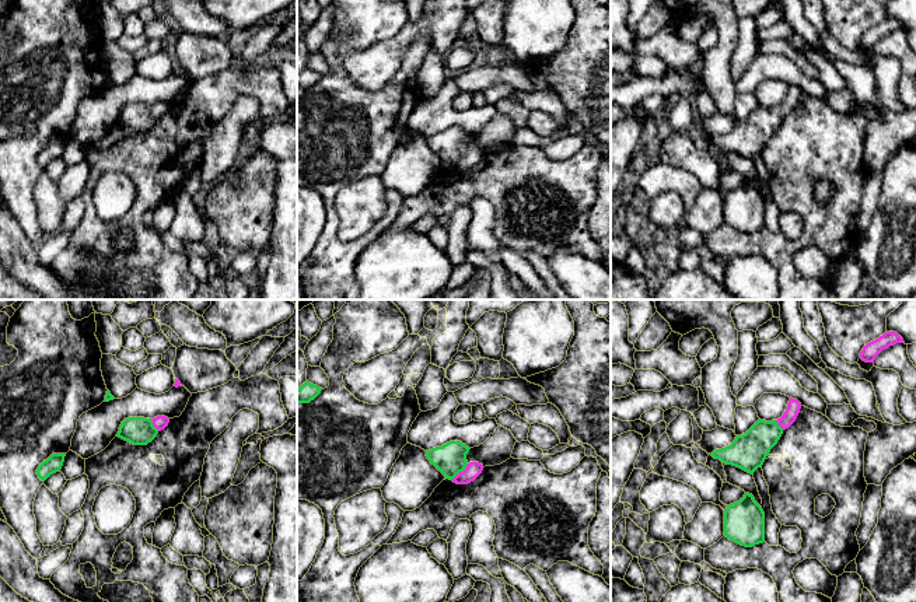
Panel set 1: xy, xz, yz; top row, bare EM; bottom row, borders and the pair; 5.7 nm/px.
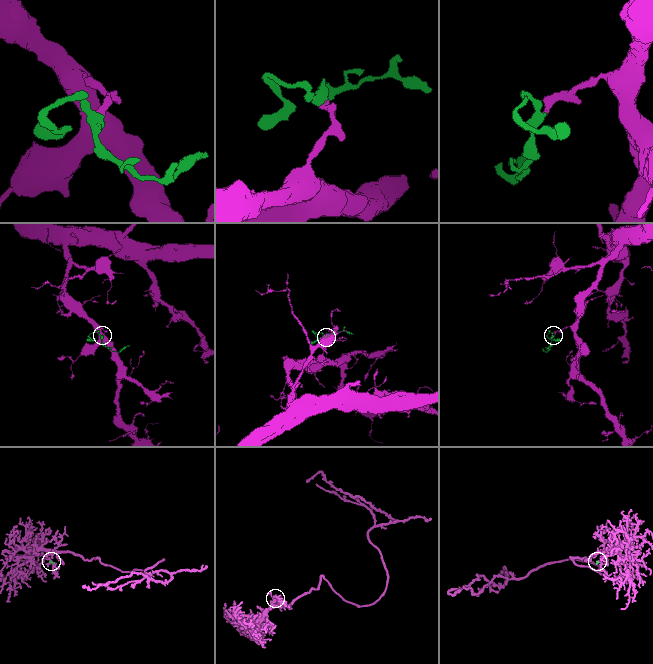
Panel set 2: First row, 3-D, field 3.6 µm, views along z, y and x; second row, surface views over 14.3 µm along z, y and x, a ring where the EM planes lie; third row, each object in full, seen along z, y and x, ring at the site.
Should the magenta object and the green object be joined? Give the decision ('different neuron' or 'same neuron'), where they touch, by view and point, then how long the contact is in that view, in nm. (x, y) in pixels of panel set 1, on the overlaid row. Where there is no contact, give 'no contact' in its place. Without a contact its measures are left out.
same neuron | xz (460, 472) | 140 nm

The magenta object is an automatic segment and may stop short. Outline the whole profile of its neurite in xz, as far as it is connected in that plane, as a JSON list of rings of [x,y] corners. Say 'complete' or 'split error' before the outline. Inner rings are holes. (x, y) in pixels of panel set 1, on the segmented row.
split error; [[[450,441],[441,447],[426,451],[426,456],[445,479],[450,479],[457,484],[468,484],[483,470],[482,463],[466,461],[469,449],[471,448],[461,441]]]

